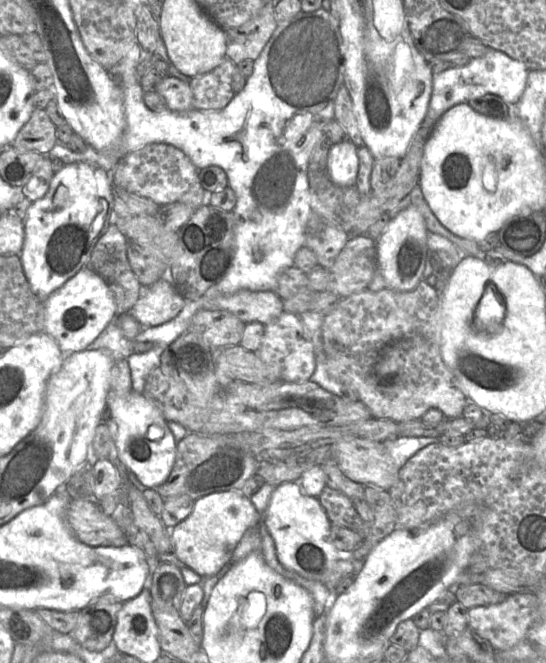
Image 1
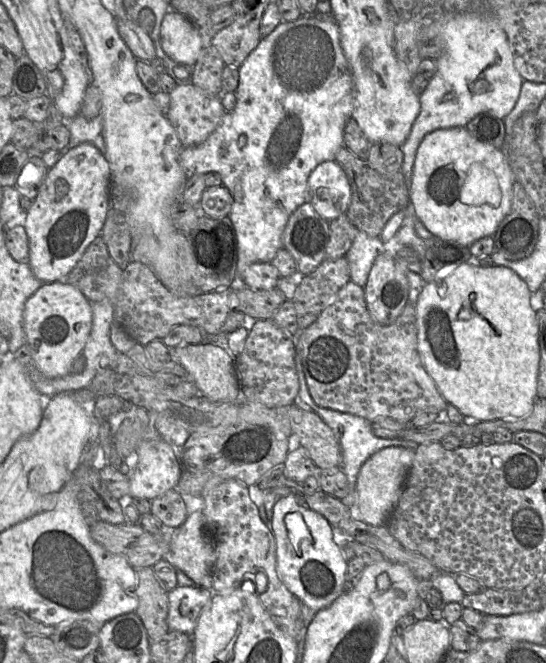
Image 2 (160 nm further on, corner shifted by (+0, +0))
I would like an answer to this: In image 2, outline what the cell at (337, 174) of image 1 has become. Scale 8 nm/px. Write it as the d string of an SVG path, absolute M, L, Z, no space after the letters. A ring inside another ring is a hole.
M336 160L319 164L308 178L308 202L325 220L344 214L351 200L348 178Z

